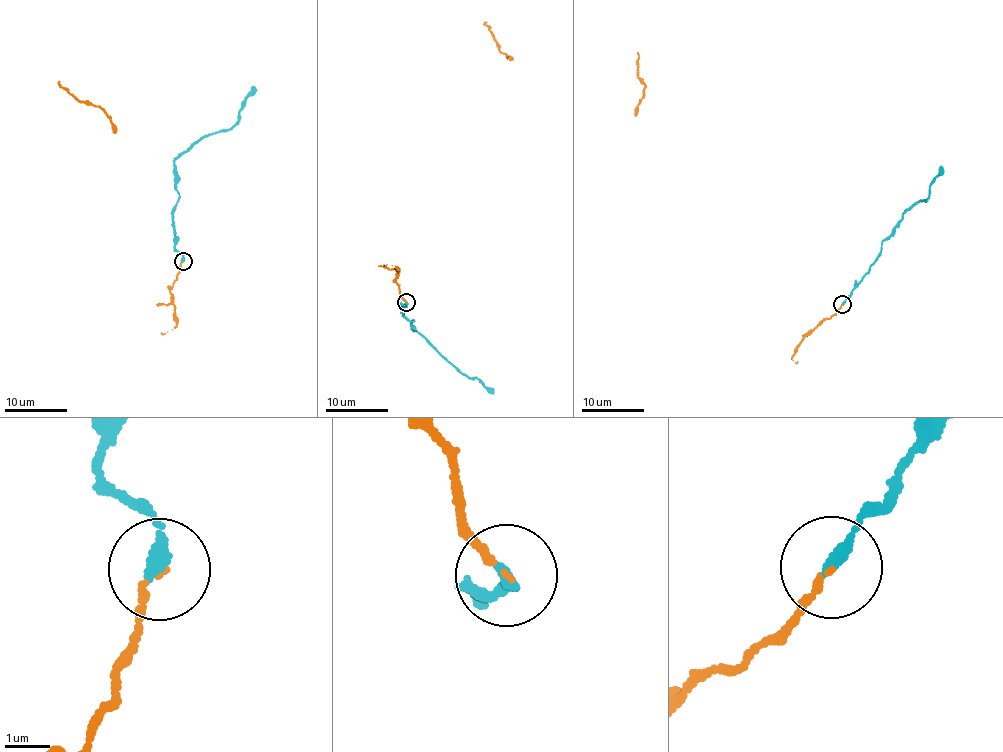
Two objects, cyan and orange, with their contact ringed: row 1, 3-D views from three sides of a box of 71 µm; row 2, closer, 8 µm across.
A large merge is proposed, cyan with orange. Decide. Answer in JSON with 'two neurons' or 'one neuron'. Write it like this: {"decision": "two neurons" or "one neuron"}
{"decision": "one neuron"}

